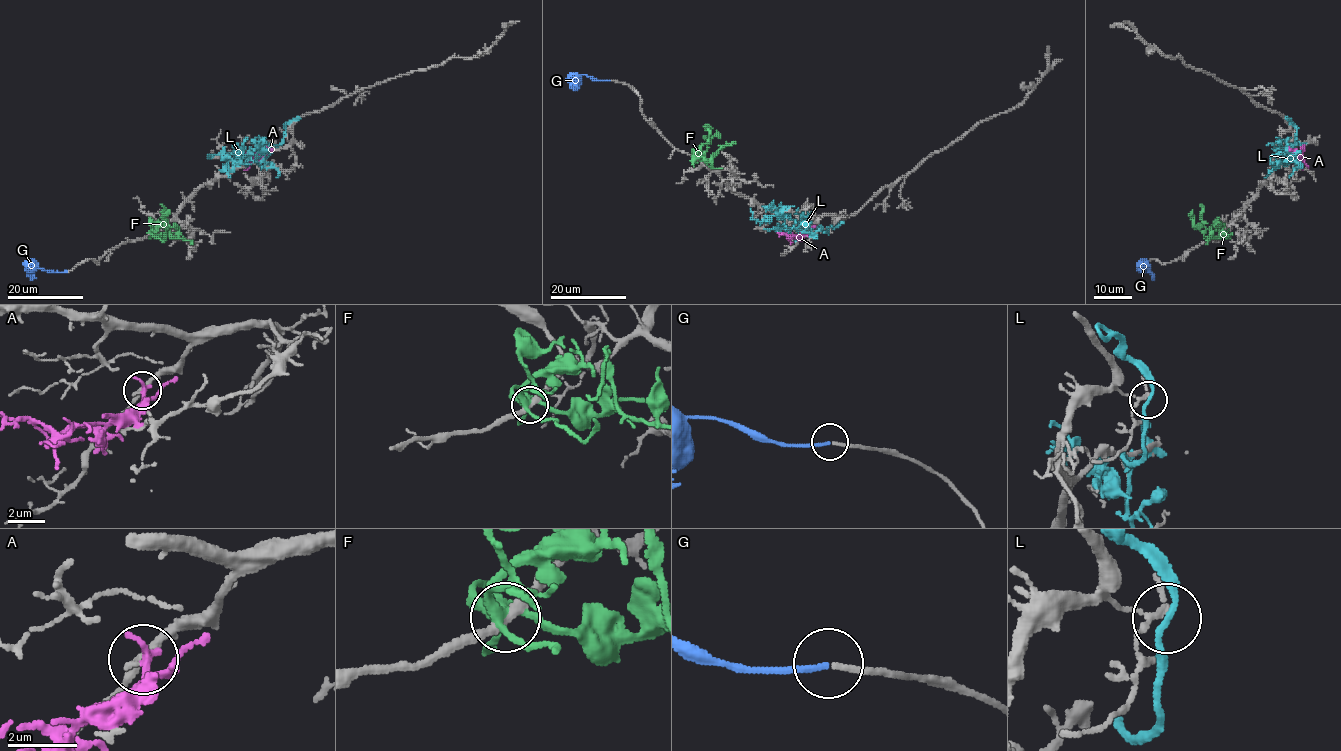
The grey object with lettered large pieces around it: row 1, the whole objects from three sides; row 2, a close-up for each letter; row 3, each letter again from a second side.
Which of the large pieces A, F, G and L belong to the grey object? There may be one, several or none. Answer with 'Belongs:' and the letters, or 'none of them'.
Belongs: G

